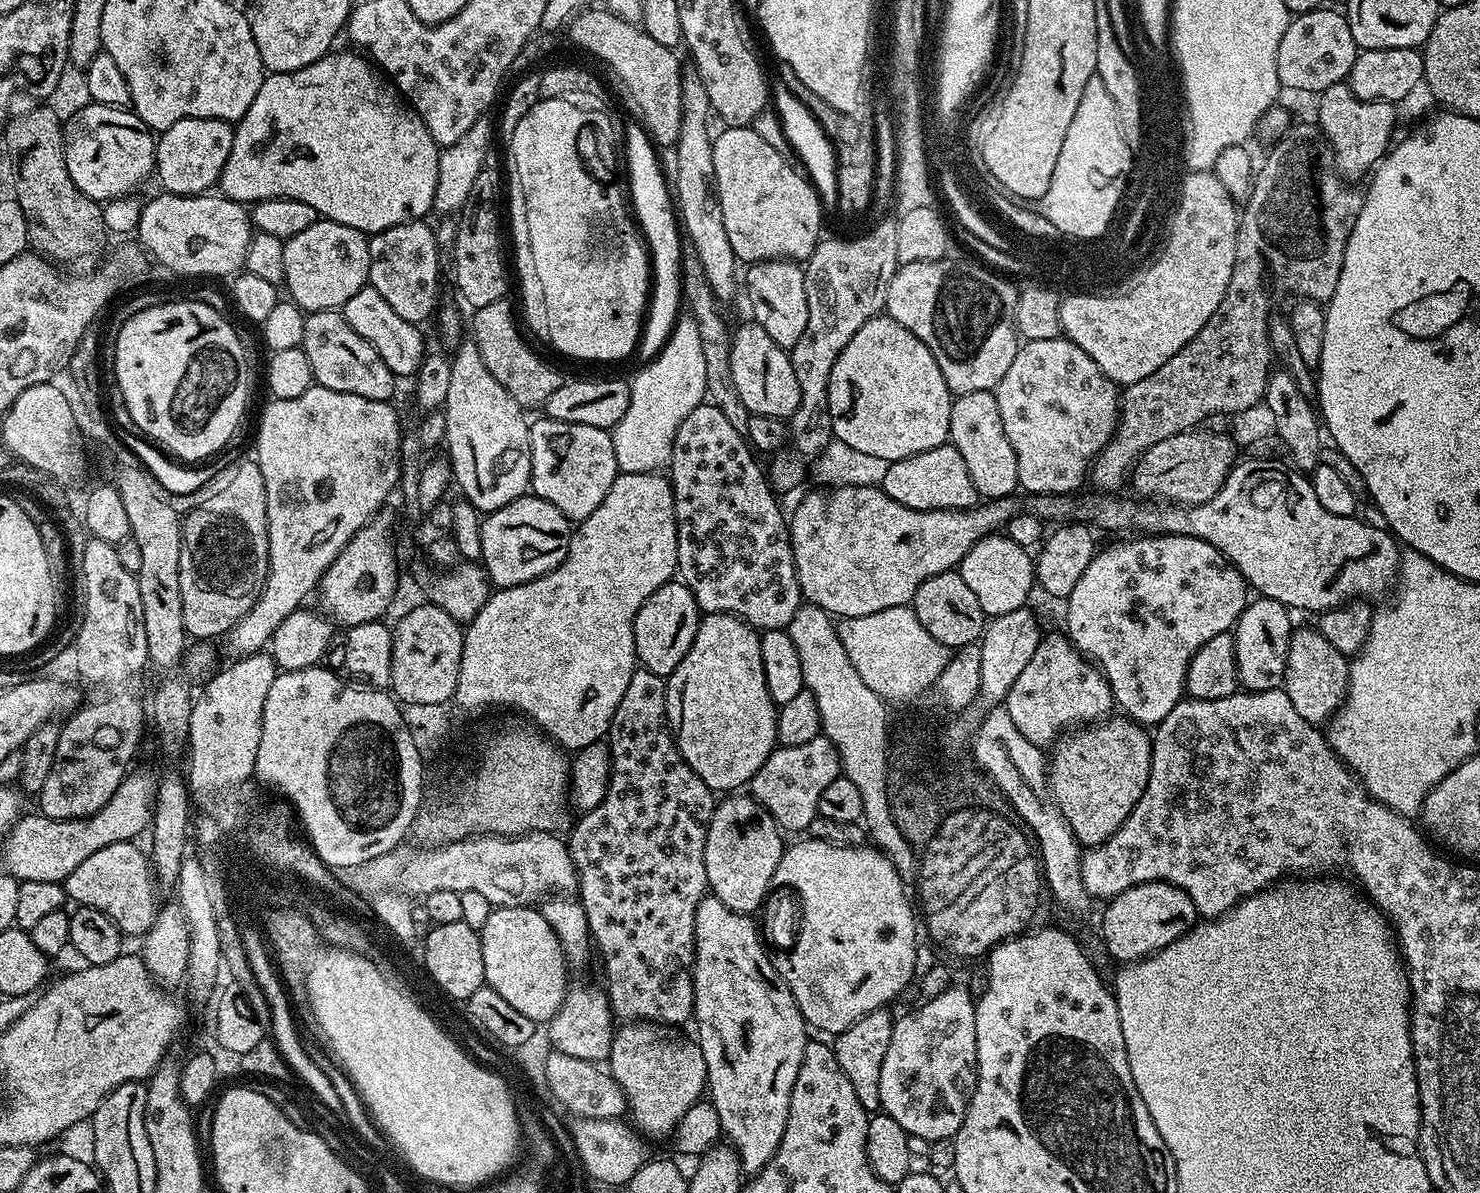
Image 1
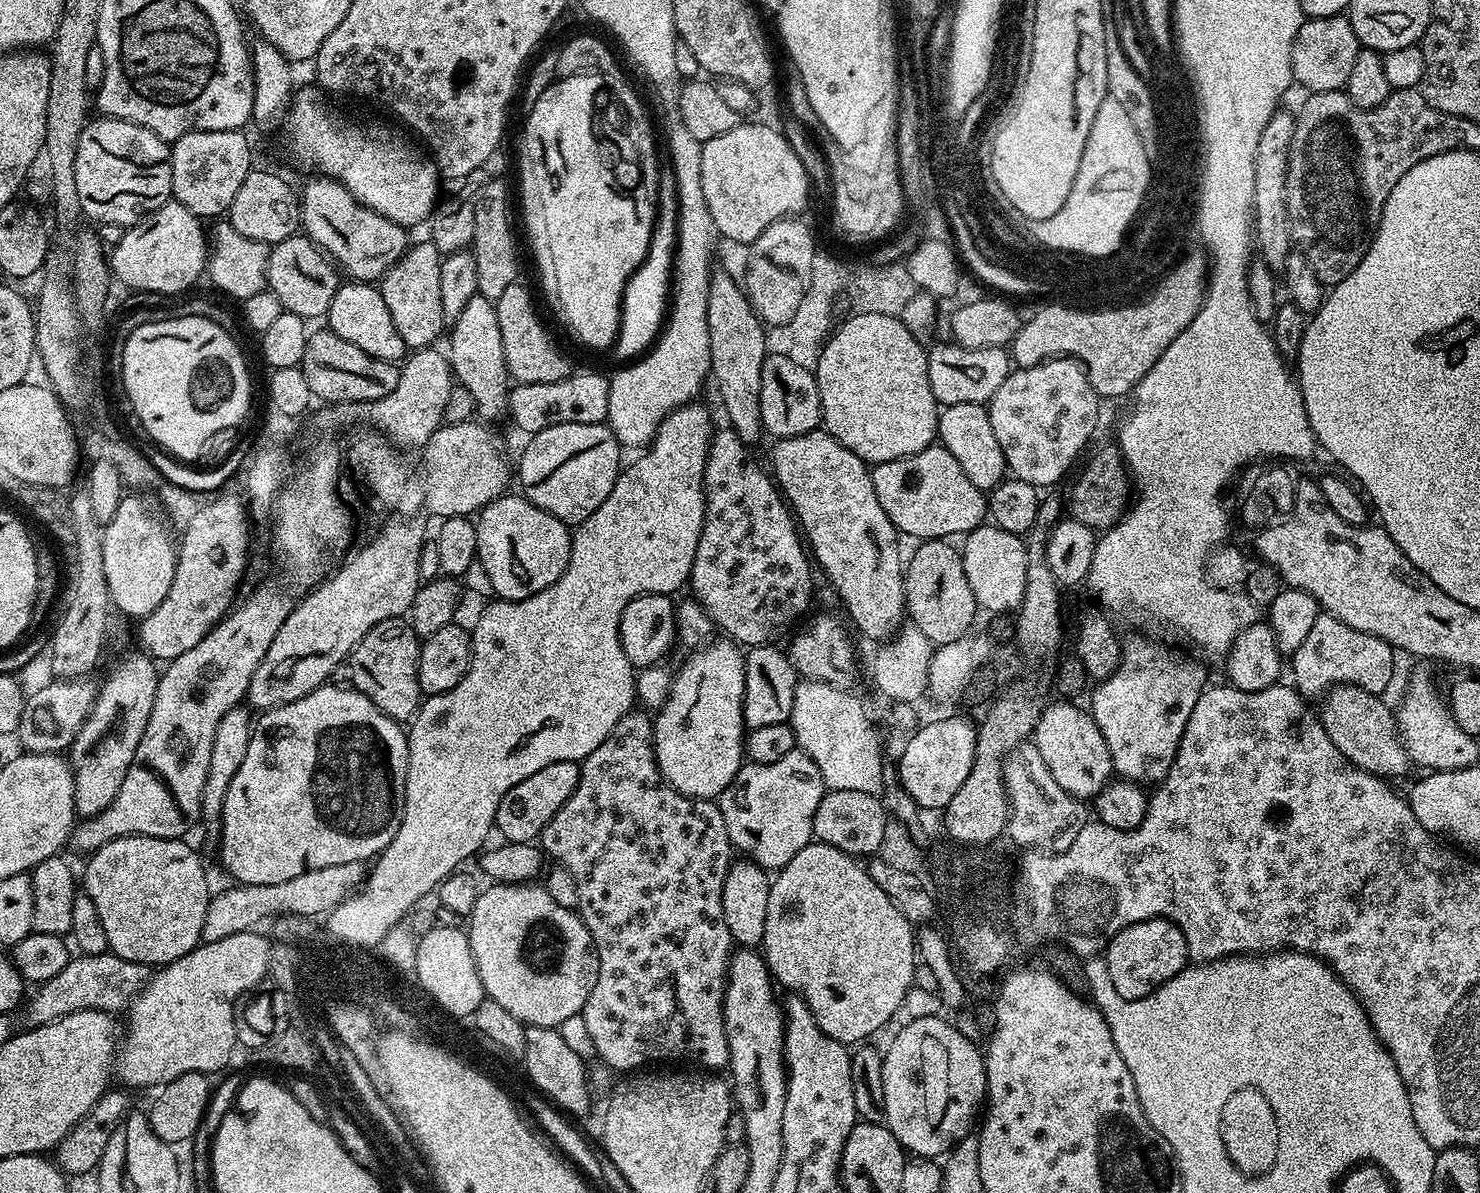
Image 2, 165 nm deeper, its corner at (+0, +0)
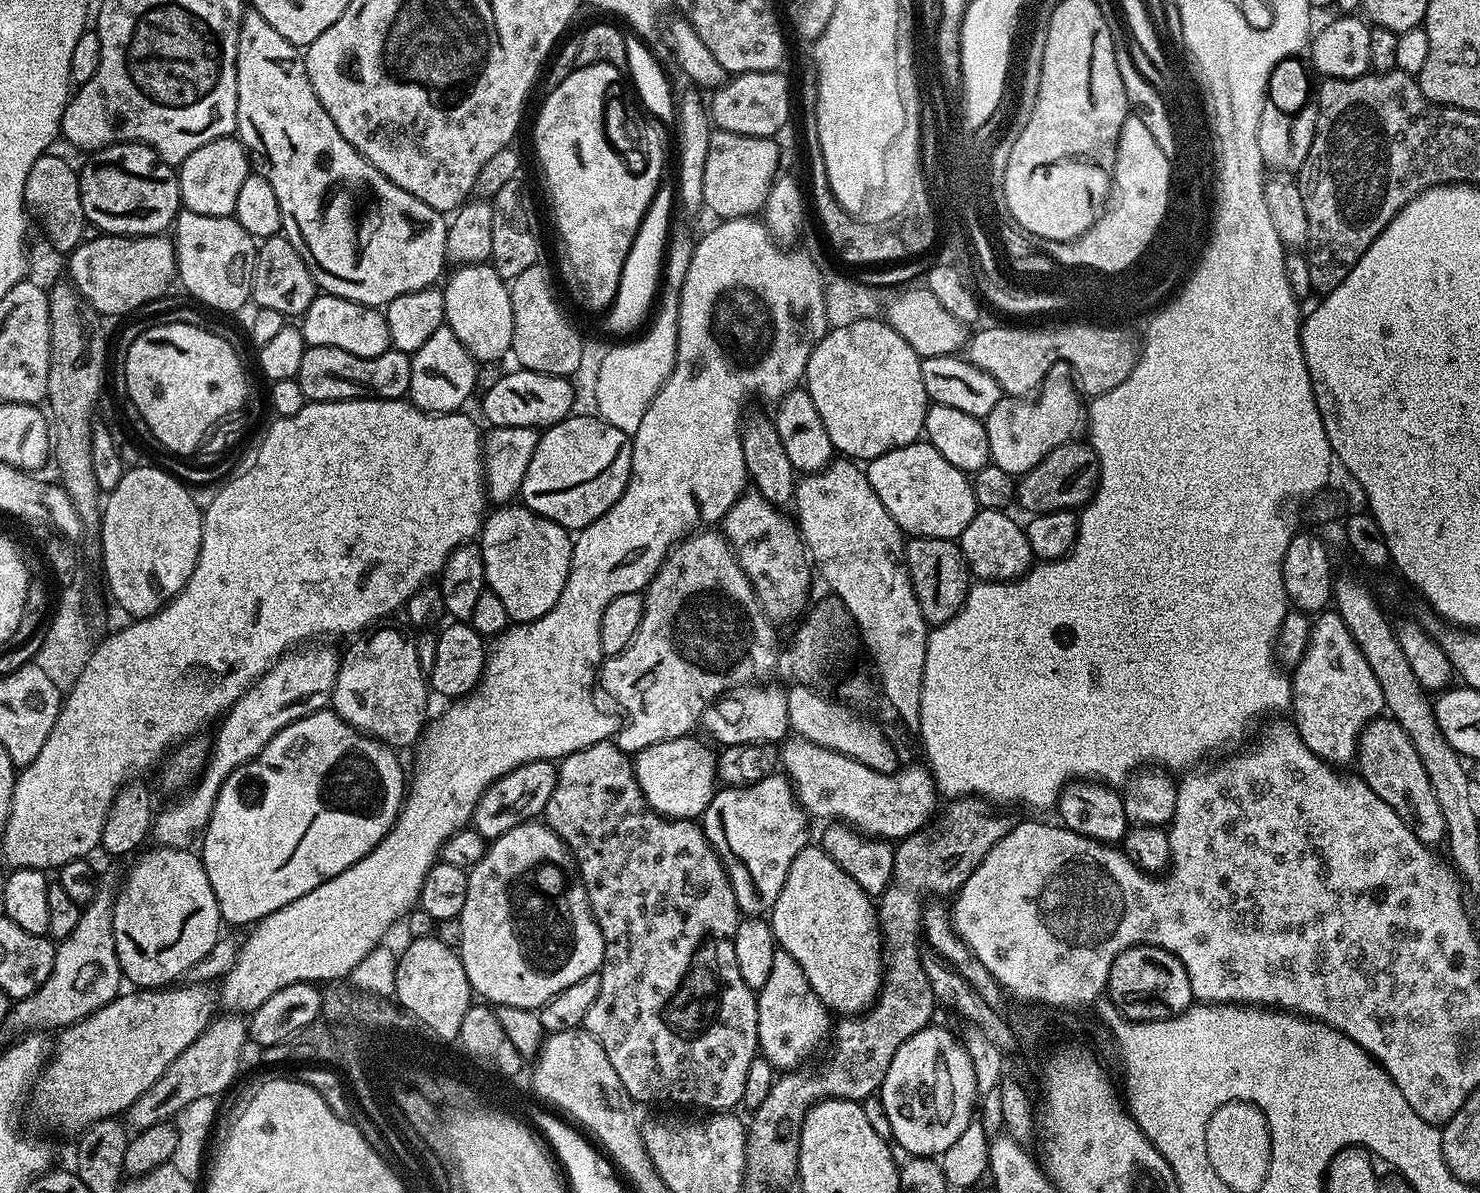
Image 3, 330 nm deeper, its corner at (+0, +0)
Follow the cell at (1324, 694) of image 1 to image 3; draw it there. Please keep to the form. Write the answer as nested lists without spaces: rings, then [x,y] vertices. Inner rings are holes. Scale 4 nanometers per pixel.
[[[1377,718],[1372,720],[1360,732],[1360,744],[1356,748],[1355,763],[1360,764],[1358,775],[1365,780],[1410,826],[1410,830],[1423,844],[1436,846],[1436,843],[1445,839],[1444,819],[1442,818],[1442,806],[1438,806],[1438,798],[1434,796],[1434,786],[1430,784],[1430,778],[1426,774],[1426,766],[1422,766],[1422,758],[1418,758],[1418,750],[1414,750],[1414,742],[1398,726],[1398,722],[1391,718]]]

